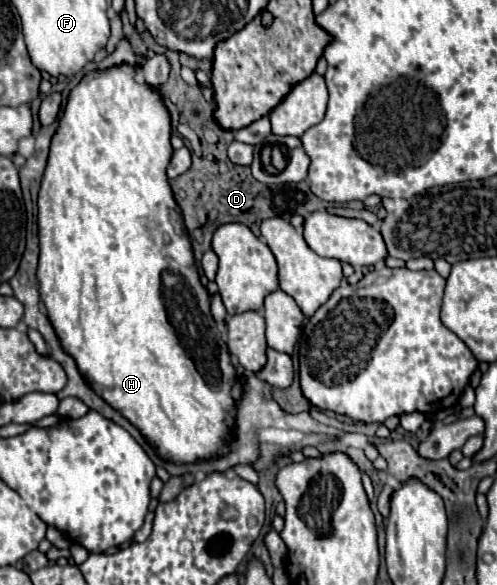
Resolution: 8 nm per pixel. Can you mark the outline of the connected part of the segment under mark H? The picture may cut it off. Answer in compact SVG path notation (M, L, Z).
M129 65L111 67L107 71L91 71L69 95L67 107L59 121L59 129L51 141L49 163L41 181L39 201L37 201L39 245L41 245L39 267L37 267L39 293L41 293L41 301L47 307L47 317L53 323L57 337L61 339L63 351L75 359L77 369L81 371L81 375L85 375L85 379L89 379L89 385L93 387L93 391L97 391L97 395L101 395L101 399L105 399L115 411L121 411L121 415L125 415L125 419L129 419L129 423L133 423L141 431L141 435L149 439L149 445L157 451L157 455L161 455L161 459L169 459L171 463L197 463L197 459L209 459L209 455L221 455L221 451L229 447L229 439L233 439L237 403L231 391L237 379L237 367L229 357L227 343L223 341L223 337L219 339L219 329L209 307L211 305L209 293L203 287L195 265L191 237L185 229L181 209L175 203L173 191L169 187L169 179L165 175L165 169L173 153L173 147L169 143L169 137L171 137L169 111L165 111L163 99L155 89L151 89L145 83L143 85L135 83L133 73L135 73L135 67L129 67Z

